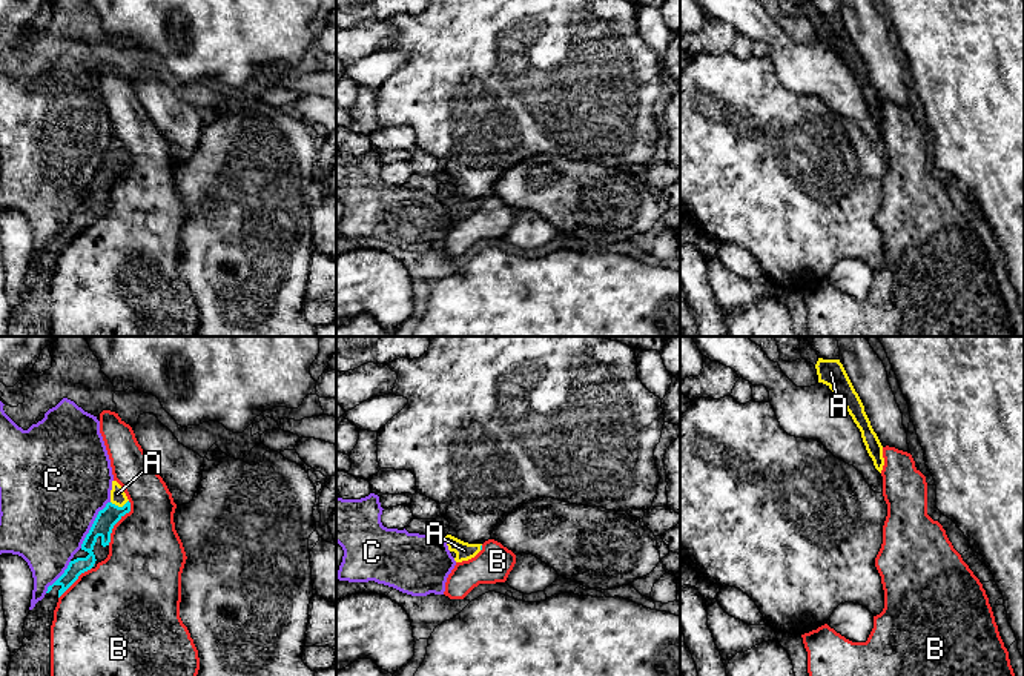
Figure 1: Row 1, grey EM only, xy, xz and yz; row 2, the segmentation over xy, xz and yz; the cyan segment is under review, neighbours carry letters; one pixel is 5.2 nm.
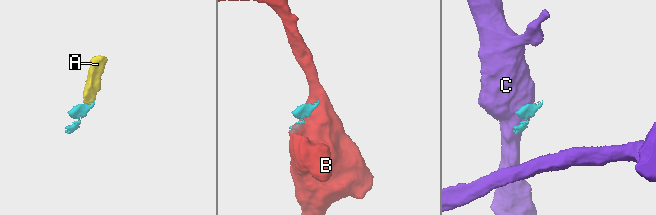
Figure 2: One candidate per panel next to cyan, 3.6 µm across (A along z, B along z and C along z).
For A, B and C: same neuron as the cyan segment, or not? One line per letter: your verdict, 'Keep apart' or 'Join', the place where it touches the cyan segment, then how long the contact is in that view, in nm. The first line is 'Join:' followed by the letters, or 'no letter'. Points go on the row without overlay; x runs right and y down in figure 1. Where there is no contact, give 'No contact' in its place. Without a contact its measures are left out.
Join: A
A: Join. Touches cyan at xy (117, 162). Shared border 100 nm
B: Keep apart. Touches cyan at xy (117, 177). Shared border 260 nm
C: Keep apart. Touches cyan at xy (92, 180). Shared border 300 nm

